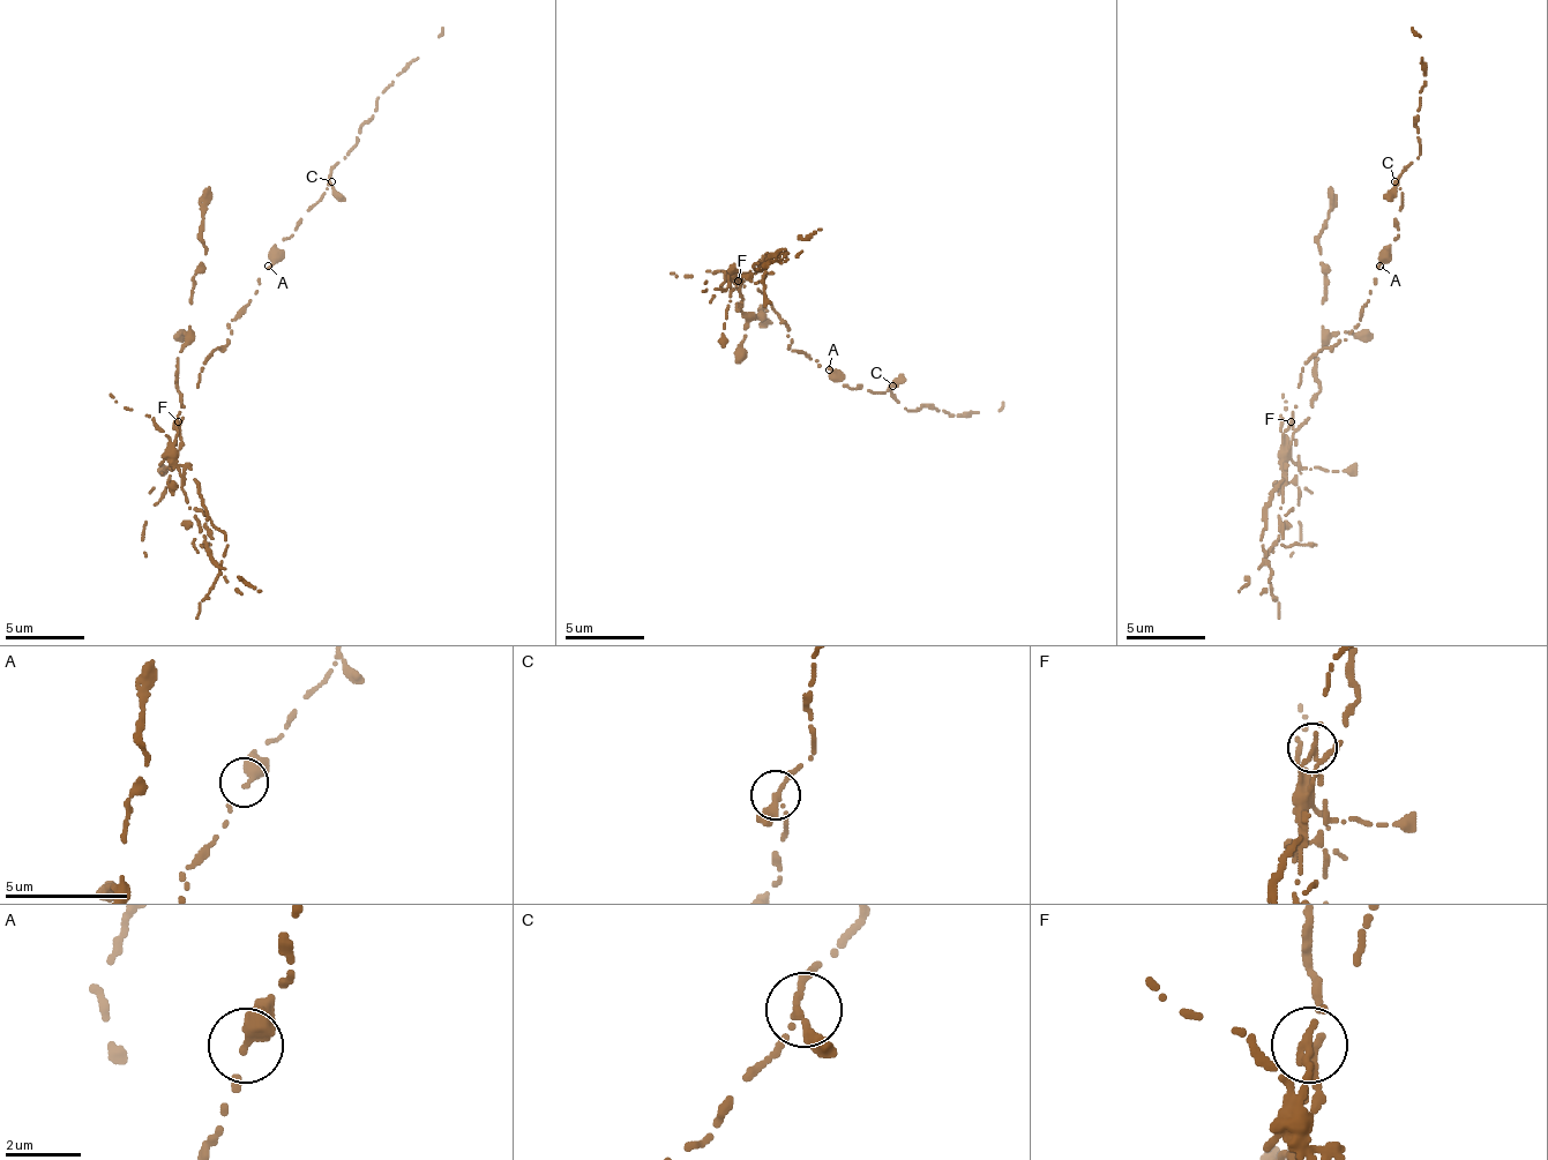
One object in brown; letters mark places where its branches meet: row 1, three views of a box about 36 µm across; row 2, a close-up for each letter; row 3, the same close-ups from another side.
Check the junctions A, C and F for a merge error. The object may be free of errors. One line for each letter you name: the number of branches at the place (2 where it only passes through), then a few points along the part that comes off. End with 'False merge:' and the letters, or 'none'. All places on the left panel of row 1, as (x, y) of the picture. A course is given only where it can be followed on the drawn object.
F: 1 | (177, 420), (180, 428), (177, 357), (188, 332), (193, 277), (204, 253), (200, 229), (208, 206), (208, 186)
False merge: F

